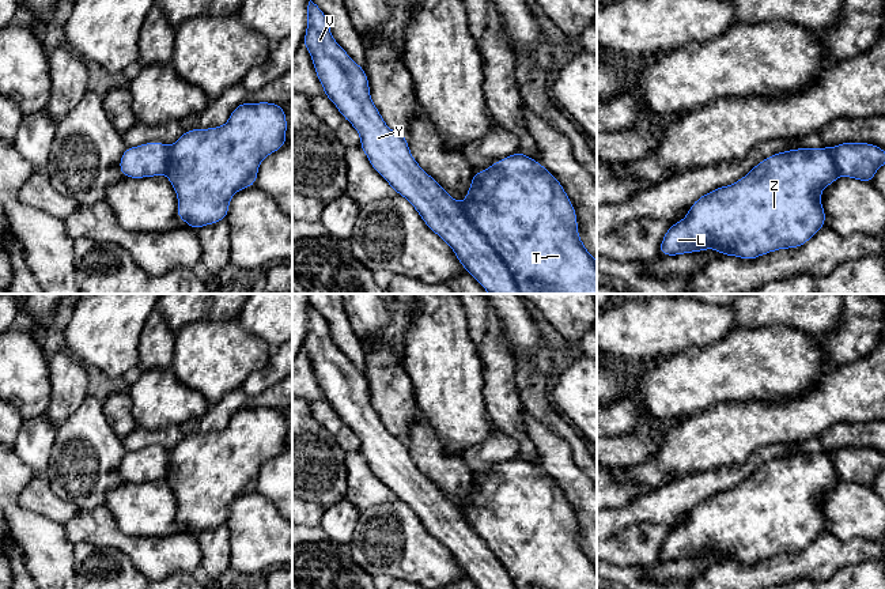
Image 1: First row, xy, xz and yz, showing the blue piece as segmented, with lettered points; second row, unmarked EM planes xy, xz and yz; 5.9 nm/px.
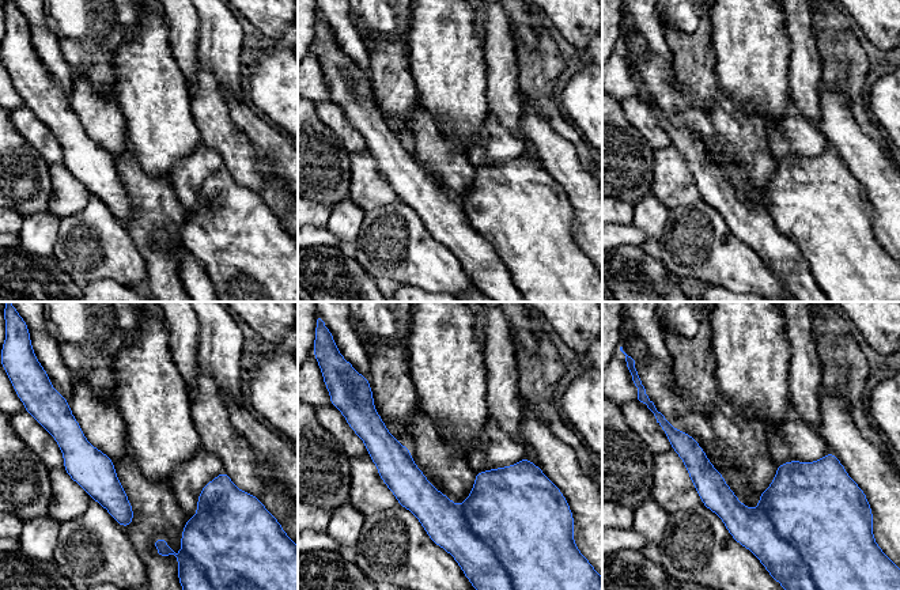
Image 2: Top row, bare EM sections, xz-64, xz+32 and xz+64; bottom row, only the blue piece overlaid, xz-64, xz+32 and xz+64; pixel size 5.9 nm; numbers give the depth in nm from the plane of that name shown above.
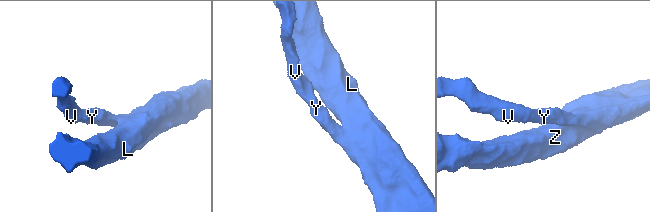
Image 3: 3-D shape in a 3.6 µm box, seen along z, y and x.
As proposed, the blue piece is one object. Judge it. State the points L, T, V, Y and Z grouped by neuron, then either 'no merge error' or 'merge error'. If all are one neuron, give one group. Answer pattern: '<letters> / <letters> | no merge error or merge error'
L T V Y Z | no merge error

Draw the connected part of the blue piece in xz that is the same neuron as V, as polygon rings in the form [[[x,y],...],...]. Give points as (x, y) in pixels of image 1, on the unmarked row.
[[[311,305],[307,310],[307,333],[303,351],[309,354],[324,399],[336,409],[341,420],[358,435],[360,453],[368,467],[419,517],[423,526],[454,556],[459,569],[479,589],[597,589],[597,565],[587,556],[578,539],[576,517],[557,483],[540,467],[517,456],[483,476],[473,476],[472,490],[462,509],[453,503],[426,477],[408,452],[406,441],[392,435],[372,408],[364,373],[356,369],[336,347],[329,325]]]

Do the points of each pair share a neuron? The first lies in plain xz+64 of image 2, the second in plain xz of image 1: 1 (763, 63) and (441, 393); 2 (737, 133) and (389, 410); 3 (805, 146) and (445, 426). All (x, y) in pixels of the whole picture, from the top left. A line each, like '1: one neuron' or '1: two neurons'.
1: one neuron
2: one neuron
3: one neuron

